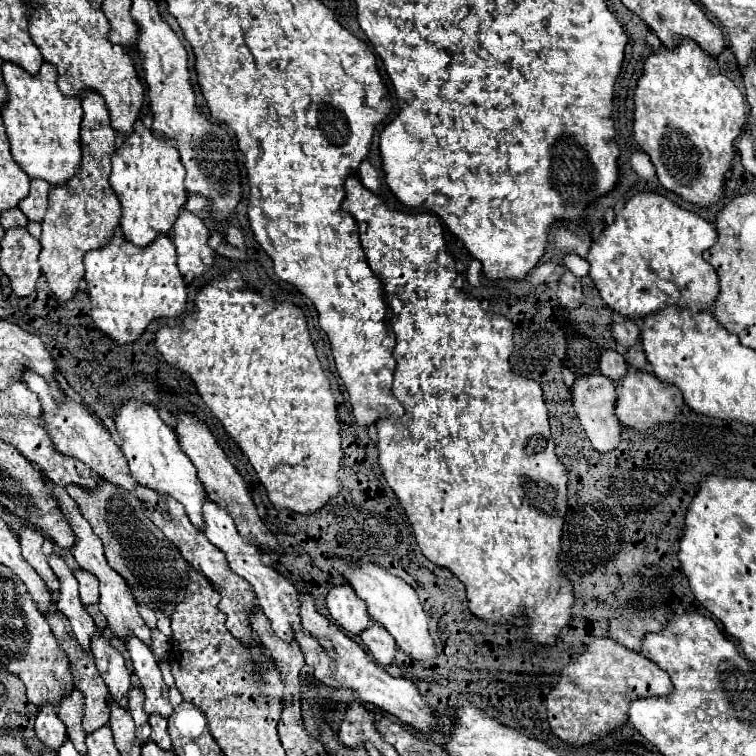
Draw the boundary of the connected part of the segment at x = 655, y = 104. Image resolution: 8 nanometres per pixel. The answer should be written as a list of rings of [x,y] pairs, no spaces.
[[[680,39],[680,43],[676,47],[666,47],[662,45],[658,51],[654,51],[652,55],[646,57],[644,61],[644,71],[638,79],[638,85],[636,85],[636,91],[634,91],[634,139],[636,143],[650,155],[650,161],[654,163],[656,167],[656,175],[658,175],[658,181],[674,191],[676,195],[680,195],[682,199],[690,201],[690,203],[696,203],[696,205],[702,205],[702,207],[708,207],[712,203],[716,203],[720,197],[722,197],[722,191],[724,191],[724,171],[730,169],[732,165],[732,157],[734,157],[734,141],[736,137],[742,133],[742,127],[746,123],[746,101],[742,97],[742,93],[738,91],[738,87],[726,77],[722,75],[714,65],[712,65],[712,59],[698,47],[696,41],[692,39]]]

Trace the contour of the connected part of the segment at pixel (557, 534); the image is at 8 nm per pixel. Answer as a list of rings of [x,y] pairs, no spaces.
[[[350,175],[346,179],[346,199],[342,203],[342,211],[350,213],[360,229],[360,243],[364,247],[366,259],[370,269],[376,273],[376,277],[382,283],[384,289],[384,301],[392,311],[392,331],[396,333],[396,389],[394,397],[402,403],[404,407],[404,417],[400,419],[380,419],[376,423],[378,429],[378,463],[380,469],[396,493],[400,505],[404,507],[418,547],[422,549],[424,557],[430,559],[432,563],[450,569],[464,585],[466,585],[466,595],[470,601],[470,611],[486,621],[512,621],[512,617],[518,617],[518,623],[524,623],[530,627],[530,637],[538,641],[540,645],[554,645],[556,635],[560,633],[562,627],[568,625],[570,621],[570,605],[574,601],[572,595],[572,585],[562,577],[558,569],[558,553],[560,553],[560,537],[562,537],[562,523],[564,523],[564,513],[566,513],[566,469],[562,467],[560,459],[556,457],[556,443],[550,433],[548,425],[548,411],[544,405],[542,397],[542,387],[540,383],[526,379],[522,375],[516,375],[510,369],[510,355],[514,351],[514,341],[512,341],[512,331],[514,323],[500,315],[500,313],[490,313],[480,307],[480,301],[462,289],[454,287],[454,279],[458,277],[456,271],[456,261],[446,249],[446,239],[444,239],[444,229],[438,217],[430,213],[404,213],[404,211],[394,211],[390,209],[382,199],[378,199],[370,189],[366,189],[360,181],[358,175]]]

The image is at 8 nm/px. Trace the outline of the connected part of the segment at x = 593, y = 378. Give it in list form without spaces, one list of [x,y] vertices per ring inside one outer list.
[[[594,371],[590,375],[582,375],[576,377],[574,385],[572,385],[572,407],[592,443],[592,447],[596,451],[612,451],[618,447],[620,441],[620,421],[614,415],[614,403],[616,403],[616,391],[614,391],[614,381],[610,381],[606,375],[602,375],[600,371]]]

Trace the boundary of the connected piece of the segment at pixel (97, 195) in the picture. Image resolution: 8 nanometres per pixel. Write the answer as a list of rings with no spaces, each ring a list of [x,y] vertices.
[[[88,89],[78,95],[78,99],[82,101],[84,109],[84,119],[80,125],[82,165],[66,185],[56,185],[50,189],[48,213],[42,221],[40,237],[40,267],[60,303],[72,299],[78,291],[78,281],[84,277],[82,259],[86,251],[106,245],[120,223],[120,201],[108,181],[110,157],[116,151],[116,131],[110,127],[110,115],[100,93]]]

